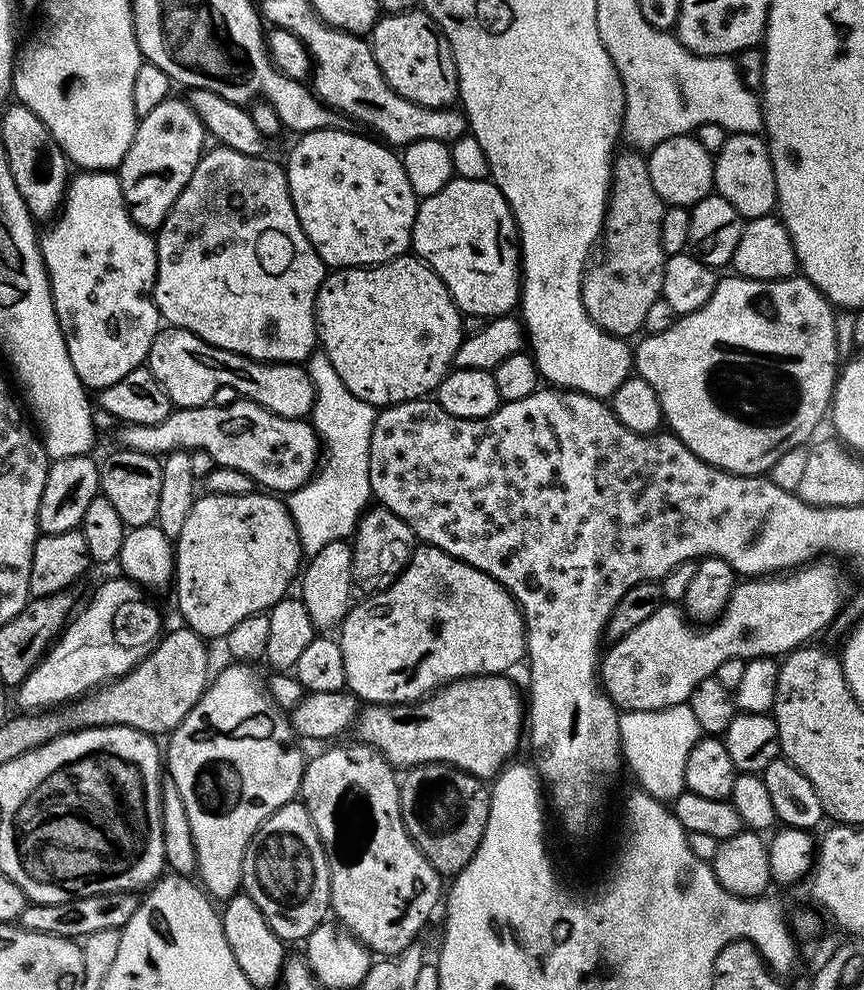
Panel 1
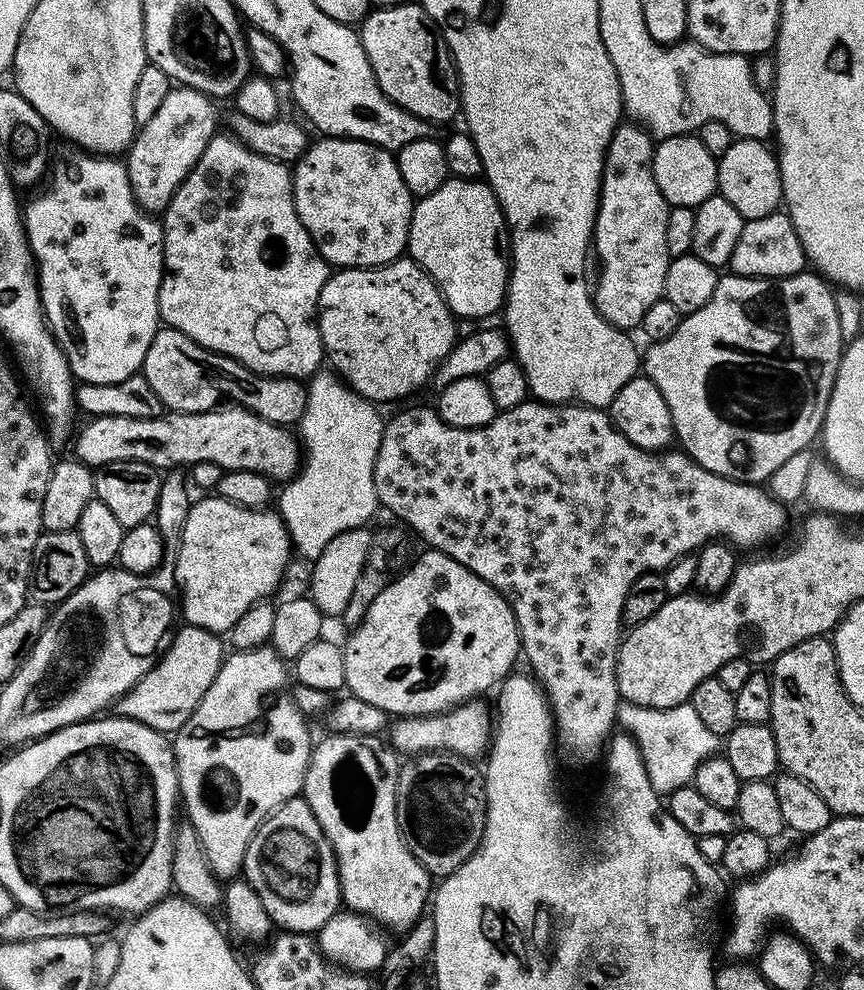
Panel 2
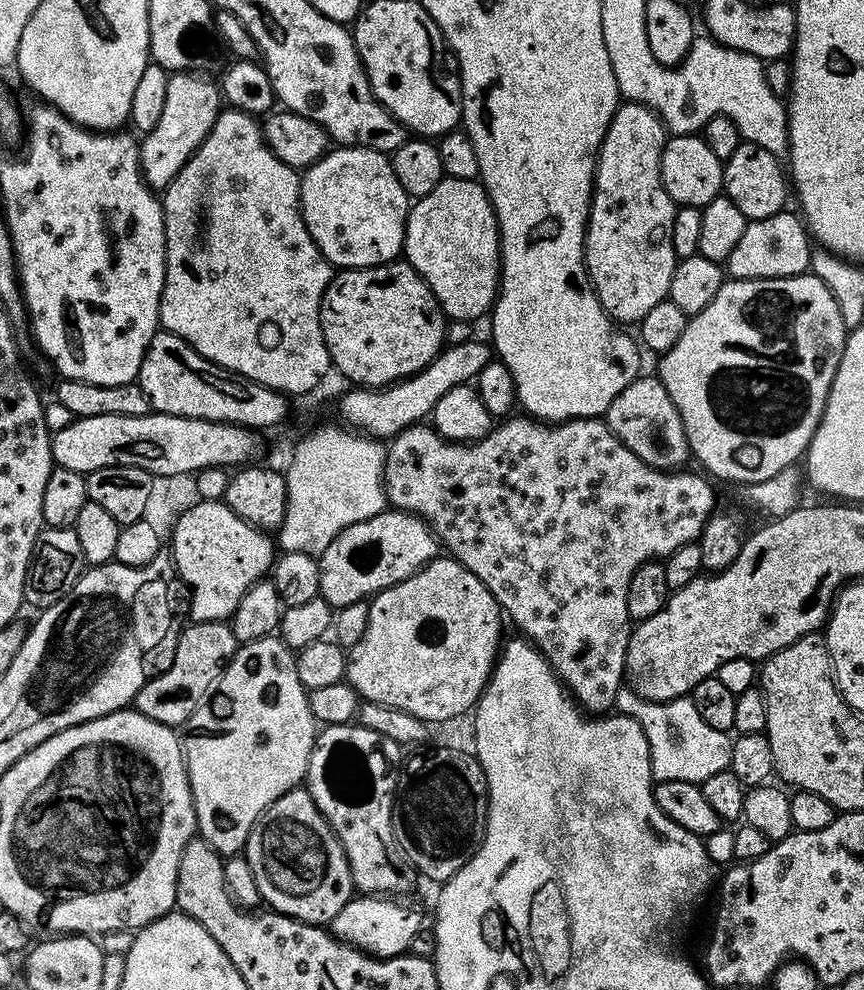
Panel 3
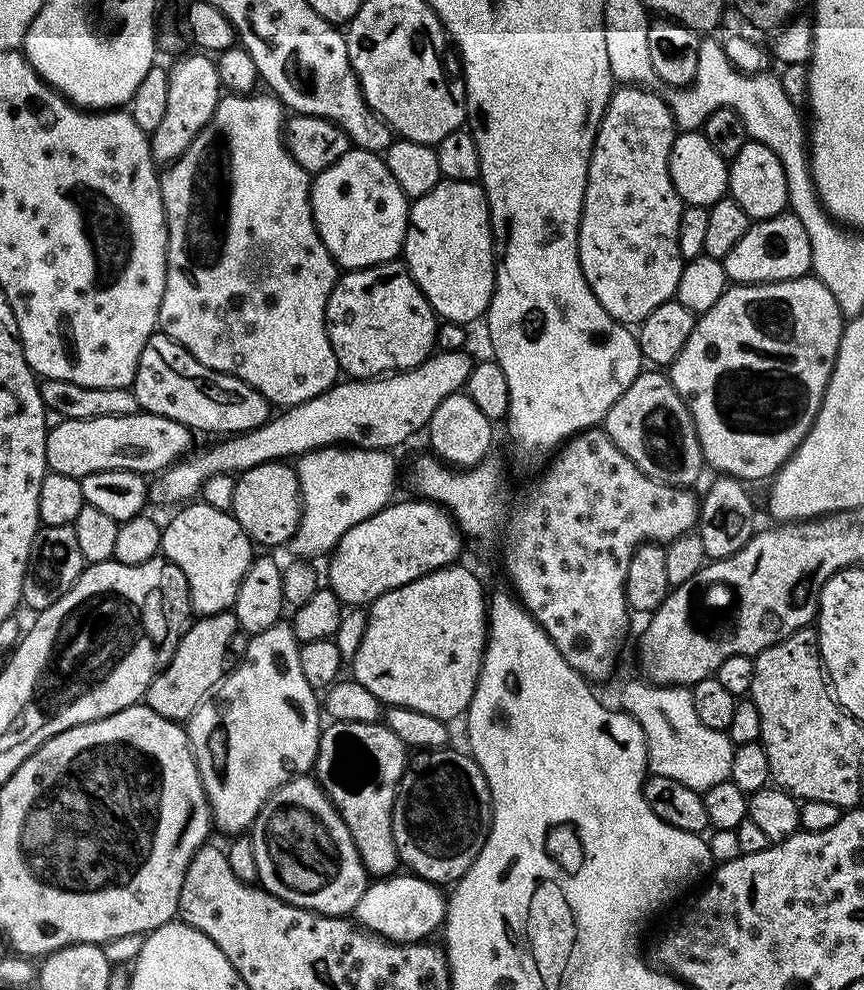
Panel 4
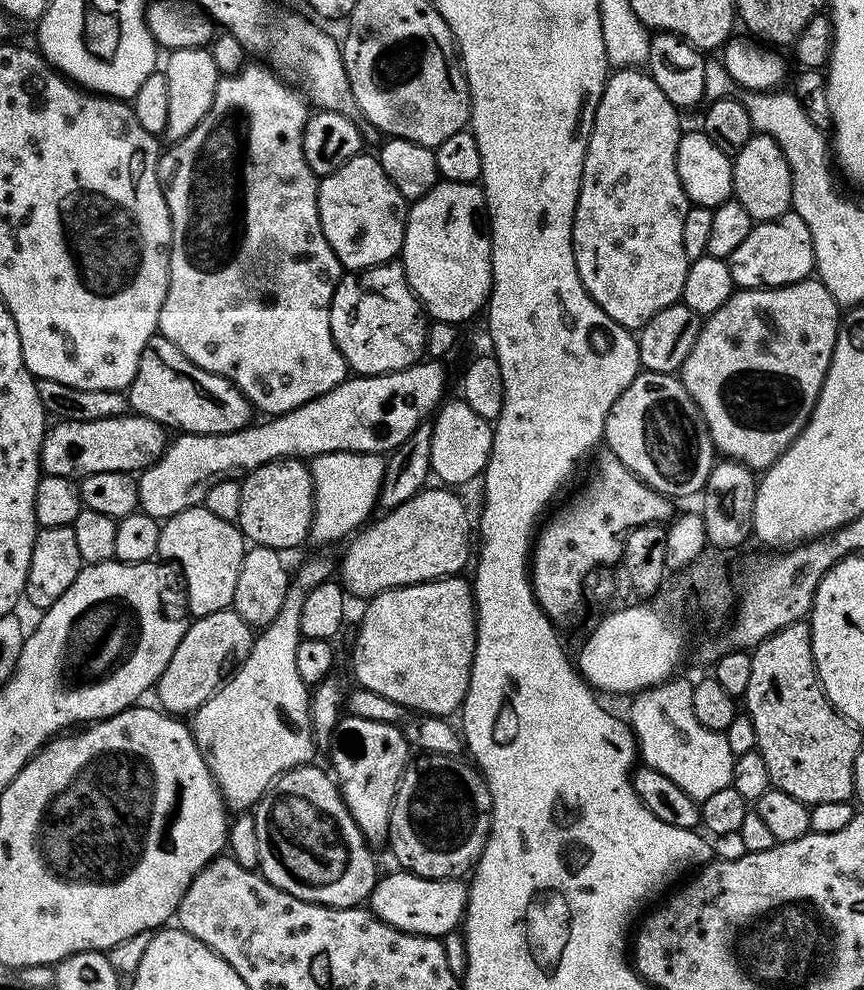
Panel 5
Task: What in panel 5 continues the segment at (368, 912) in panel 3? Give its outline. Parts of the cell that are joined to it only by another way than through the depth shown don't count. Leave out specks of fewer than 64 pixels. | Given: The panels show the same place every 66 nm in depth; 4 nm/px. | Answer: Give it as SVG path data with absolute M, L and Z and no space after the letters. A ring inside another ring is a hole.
M395 871L389 876L381 875L377 879L370 897L370 910L379 920L415 936L435 936L437 938L444 938L447 932L452 932L455 928L457 931L461 927L464 908L468 905L468 884L463 879L427 880L414 875L413 872Z

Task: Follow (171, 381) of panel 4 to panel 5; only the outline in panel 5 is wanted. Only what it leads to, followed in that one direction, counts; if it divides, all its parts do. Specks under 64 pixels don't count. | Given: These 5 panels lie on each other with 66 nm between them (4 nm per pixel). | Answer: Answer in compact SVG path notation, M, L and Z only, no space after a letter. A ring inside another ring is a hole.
M159 334L146 342L146 350L138 358L138 374L134 374L126 395L129 409L135 415L150 418L169 429L180 428L176 430L184 434L209 436L237 432L254 420L252 403L229 380L194 366L174 342Z

